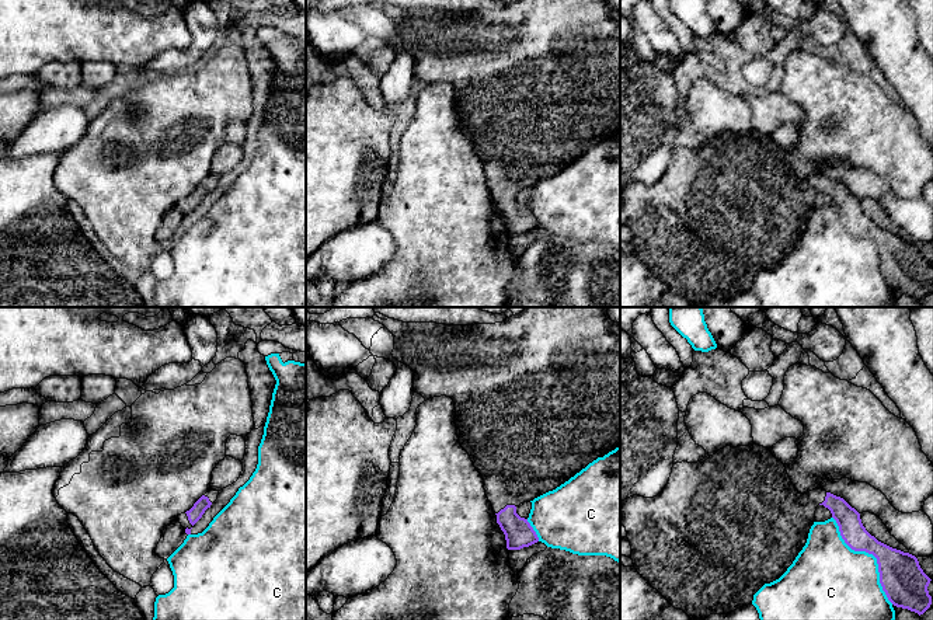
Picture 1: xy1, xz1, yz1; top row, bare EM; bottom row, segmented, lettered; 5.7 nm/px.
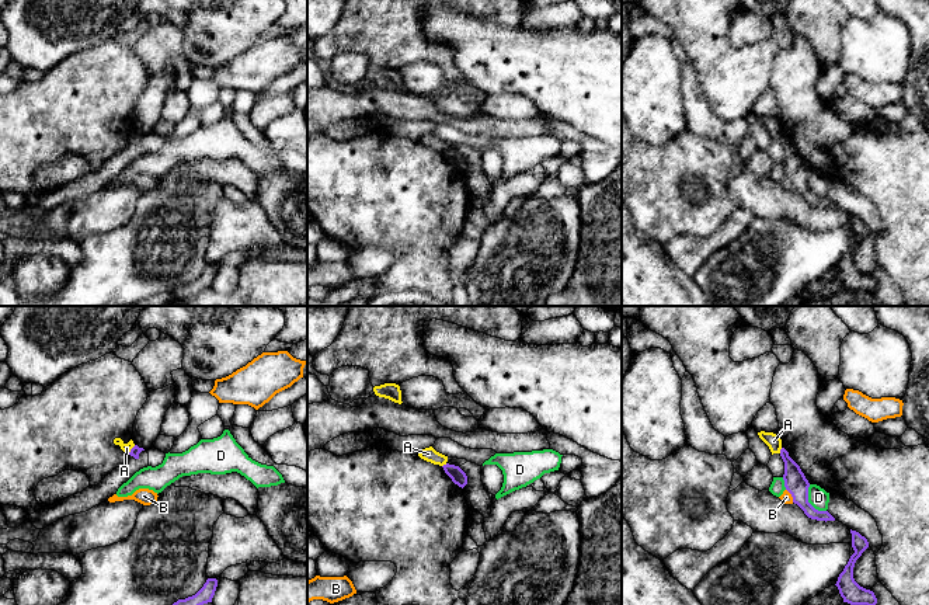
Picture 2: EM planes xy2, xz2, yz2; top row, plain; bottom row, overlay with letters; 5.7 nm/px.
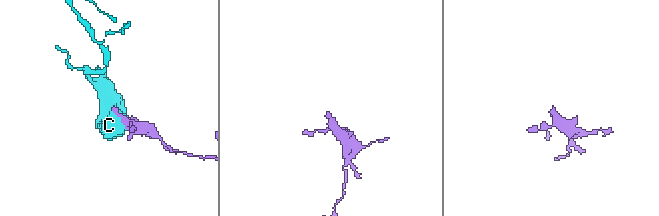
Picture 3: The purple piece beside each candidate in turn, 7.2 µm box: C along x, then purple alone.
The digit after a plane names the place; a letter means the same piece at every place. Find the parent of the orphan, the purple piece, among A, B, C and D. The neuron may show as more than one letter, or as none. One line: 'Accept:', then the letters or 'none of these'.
Accept: none of these

